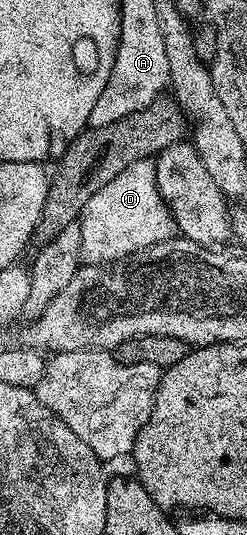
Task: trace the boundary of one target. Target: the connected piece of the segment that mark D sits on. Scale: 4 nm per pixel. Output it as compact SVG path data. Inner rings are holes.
M152 160L131 163L107 187L95 191L79 218L83 241L81 259L87 265L107 265L124 261L174 236L173 216L161 199L157 186L157 166Z

